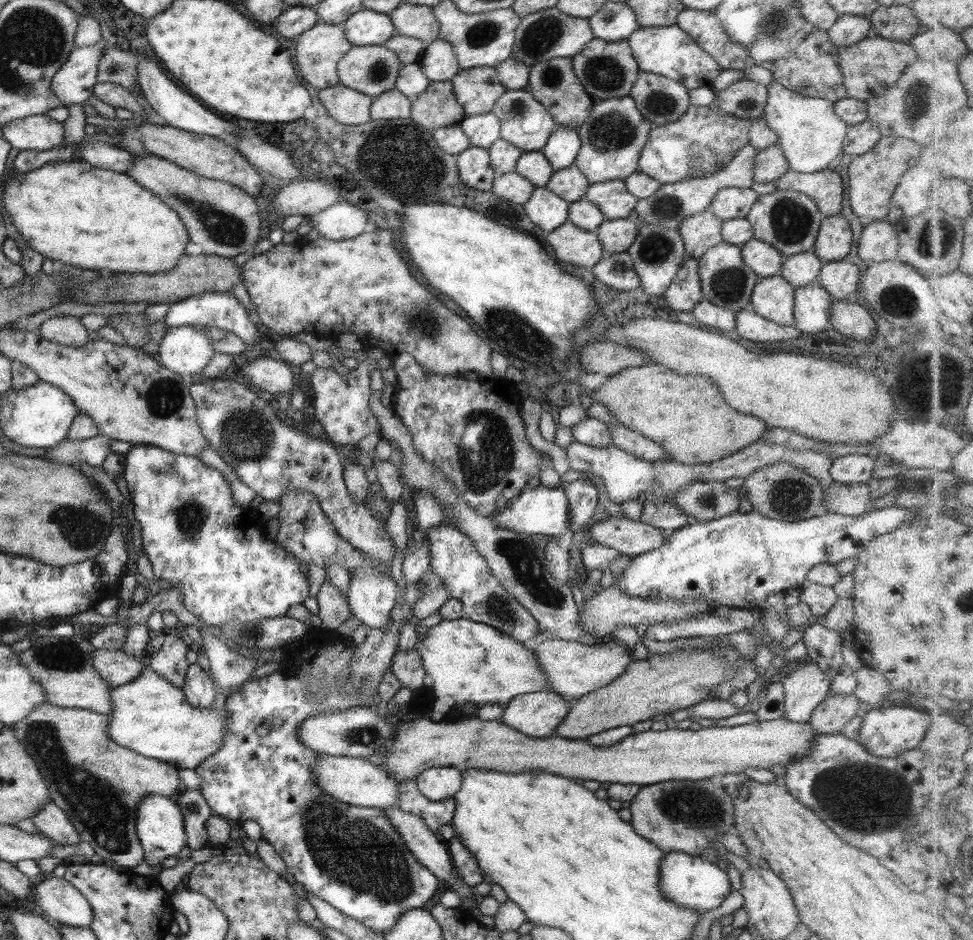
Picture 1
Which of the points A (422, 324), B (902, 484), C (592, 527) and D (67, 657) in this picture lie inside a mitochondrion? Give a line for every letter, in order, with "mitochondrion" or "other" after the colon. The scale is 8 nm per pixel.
A: mitochondrion
B: other
C: other
D: mitochondrion

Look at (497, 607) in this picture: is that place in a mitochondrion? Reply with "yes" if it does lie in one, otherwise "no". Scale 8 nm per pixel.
yes

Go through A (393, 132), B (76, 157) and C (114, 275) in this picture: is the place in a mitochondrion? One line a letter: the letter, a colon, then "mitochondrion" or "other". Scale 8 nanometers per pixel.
A: other
B: other
C: other

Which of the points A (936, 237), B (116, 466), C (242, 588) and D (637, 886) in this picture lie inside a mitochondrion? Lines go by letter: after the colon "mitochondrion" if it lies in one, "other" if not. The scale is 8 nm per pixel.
A: mitochondrion
B: other
C: other
D: other

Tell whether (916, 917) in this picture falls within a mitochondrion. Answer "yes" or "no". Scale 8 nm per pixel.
no

